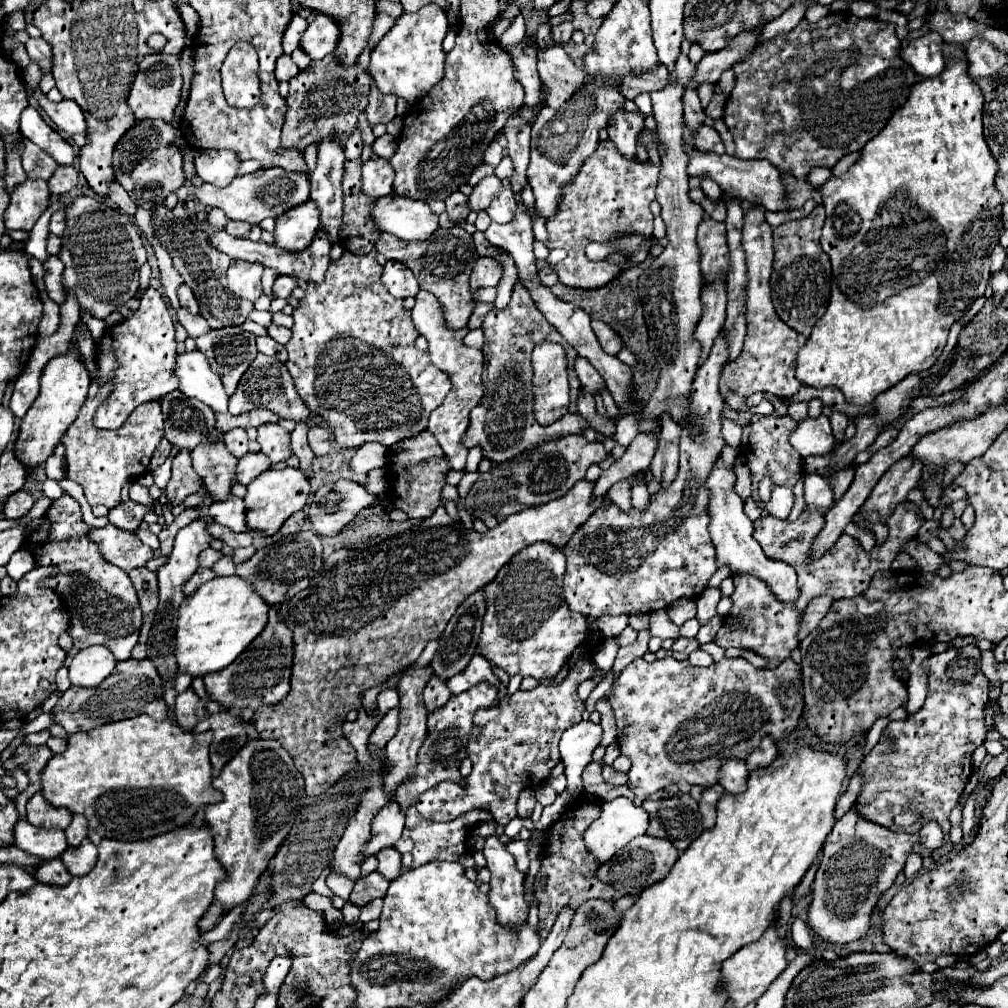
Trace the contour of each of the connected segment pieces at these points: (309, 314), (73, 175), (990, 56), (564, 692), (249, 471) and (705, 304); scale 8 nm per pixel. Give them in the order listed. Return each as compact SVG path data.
M344 252L336 262L330 262L330 268L326 272L326 280L322 284L314 284L310 282L306 288L306 296L300 300L298 308L294 310L294 326L292 326L292 340L286 344L288 350L288 362L286 368L290 372L290 376L294 378L296 390L300 394L300 398L306 402L306 406L312 410L312 414L318 414L324 418L324 422L332 428L336 444L340 448L358 448L366 442L378 442L384 446L392 446L394 442L402 440L402 438L410 438L420 434L422 430L426 430L428 426L428 416L434 408L438 408L442 404L442 400L446 398L446 394L450 392L450 380L446 378L446 374L442 374L442 370L438 370L426 352L416 350L414 340L418 338L418 332L414 330L414 324L410 320L410 310L404 306L402 298L394 298L388 294L388 290L382 286L380 282L380 274L382 274L382 266L376 262L376 258L372 256L356 256L352 252Z
M60 166L48 182L50 194L66 194L78 184L78 170L74 166Z
M974 38L964 44L968 60L970 60L970 76L980 78L980 76L992 76L996 74L1002 66L1006 66L1006 56L996 50L994 46L988 46L986 40Z
M578 662L578 670L570 670L558 686L540 684L528 692L518 690L512 698L504 698L490 706L490 710L478 710L478 714L474 714L474 738L468 746L472 772L464 778L464 786L452 780L440 782L418 798L416 810L428 820L448 822L468 810L488 808L492 810L494 820L500 826L506 826L516 818L518 790L542 782L560 762L560 736L566 728L580 722L584 712L584 702L578 698L576 688L580 682L592 678L592 674L592 662Z
M262 452L246 454L236 464L236 482L248 486L260 472L264 472L268 468L270 468L270 460Z
M726 282L714 290L702 290L702 318L694 330L694 340L700 342L702 354L698 366L708 358L714 340L720 336L726 318Z

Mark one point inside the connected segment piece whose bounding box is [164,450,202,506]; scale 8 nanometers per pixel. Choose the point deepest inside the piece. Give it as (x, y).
(183, 482)

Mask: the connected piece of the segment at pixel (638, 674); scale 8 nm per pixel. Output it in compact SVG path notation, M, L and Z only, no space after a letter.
M672 656L654 662L636 658L620 672L604 700L612 706L616 718L616 740L620 754L628 756L632 762L628 772L628 788L638 800L646 800L652 792L680 780L698 784L702 788L714 786L714 782L718 782L718 768L722 762L726 762L726 758L744 760L750 750L758 746L762 734L782 740L784 734L796 728L804 708L800 670L754 668L746 658L722 658L708 668L698 668L688 660L676 660Z

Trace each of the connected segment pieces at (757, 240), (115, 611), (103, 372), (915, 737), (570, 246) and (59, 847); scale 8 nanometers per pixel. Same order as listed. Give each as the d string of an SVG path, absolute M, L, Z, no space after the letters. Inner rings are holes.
M756 208L744 216L742 246L746 252L748 266L748 284L746 284L746 338L740 356L734 362L728 362L720 376L720 392L732 390L742 396L754 392L770 392L780 398L792 398L800 390L800 382L794 376L794 364L798 350L806 344L806 338L786 326L770 300L770 274L772 274L772 238L770 224L764 218L764 210Z
M64 492L58 500L54 500L54 508L48 508L40 530L28 534L26 540L34 548L32 552L38 566L58 566L58 572L46 580L46 586L56 588L66 604L76 604L70 608L72 616L68 630L74 640L74 648L80 650L92 644L102 644L110 648L116 660L128 660L142 626L138 596L128 574L102 558L98 546L86 538L86 530L90 530L90 526L82 520L80 504Z
M148 288L138 310L120 324L108 328L104 338L96 346L98 352L98 378L104 384L106 378L114 380L114 390L102 402L94 414L94 424L98 428L120 428L130 412L142 402L158 400L178 388L178 378L174 374L176 364L176 340L174 340L174 320L164 296Z
M950 646L942 654L928 656L922 662L922 668L928 670L928 696L926 696L924 706L918 712L910 714L904 722L892 720L882 732L880 742L870 750L870 754L866 754L864 762L860 764L862 790L858 794L854 810L868 822L886 826L896 832L918 832L918 820L908 828L894 826L892 818L902 812L920 812L924 818L938 820L938 824L944 830L944 838L946 838L946 850L940 850L940 856L952 850L952 844L948 840L950 838L948 814L958 802L964 790L964 784L968 782L972 774L972 752L986 738L986 720L984 720L982 706L986 704L986 698L988 698L988 682L980 670L980 662L982 662L980 654L982 652L978 650L978 646L972 646L972 656L968 654L966 648Z
M610 140L600 142L598 150L594 152L594 156L586 158L586 162L582 164L580 172L574 178L574 184L570 184L566 188L566 194L562 196L562 206L554 218L554 222L546 222L548 228L548 248L564 248L568 252L568 256L554 264L554 270L558 272L560 284L566 286L574 286L574 288L598 288L608 284L618 272L618 266L608 264L606 260L602 262L590 262L584 254L584 248L588 242L596 240L596 242L608 242L610 238L616 238L618 234L646 234L652 236L652 212L650 212L650 204L656 198L654 190L656 190L656 182L658 182L658 168L652 164L642 164L636 158L634 160L626 160L622 158L622 154L618 154L618 150L614 150L614 144Z
M20 818L14 826L14 846L42 860L52 860L66 850L68 842L62 830L42 830Z

